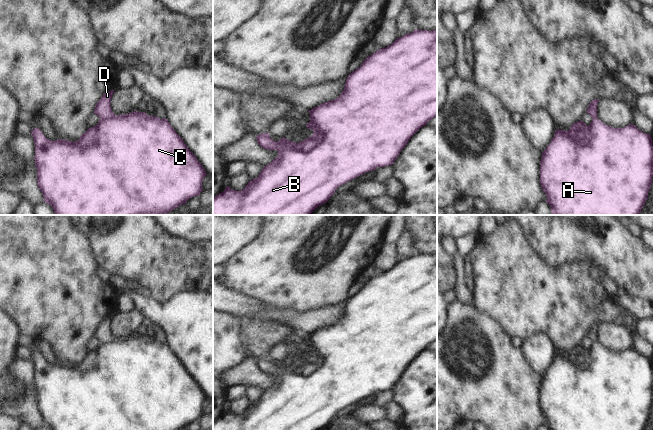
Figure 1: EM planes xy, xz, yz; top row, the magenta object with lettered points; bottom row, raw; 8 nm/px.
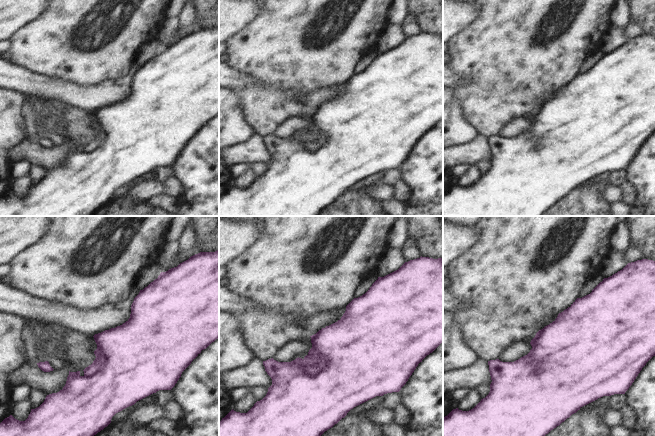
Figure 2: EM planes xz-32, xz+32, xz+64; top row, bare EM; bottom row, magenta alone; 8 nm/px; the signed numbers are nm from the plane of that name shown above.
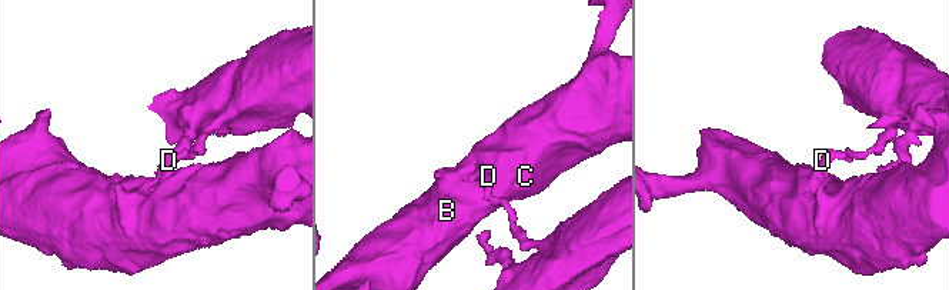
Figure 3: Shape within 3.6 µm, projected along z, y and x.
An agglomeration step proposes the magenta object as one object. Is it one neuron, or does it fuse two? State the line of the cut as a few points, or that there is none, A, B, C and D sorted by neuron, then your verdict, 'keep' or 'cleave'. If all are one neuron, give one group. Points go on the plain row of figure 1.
xz (309, 346), (321, 356), (321, 363), (309, 374), (297, 374) | A B C / D | cleave

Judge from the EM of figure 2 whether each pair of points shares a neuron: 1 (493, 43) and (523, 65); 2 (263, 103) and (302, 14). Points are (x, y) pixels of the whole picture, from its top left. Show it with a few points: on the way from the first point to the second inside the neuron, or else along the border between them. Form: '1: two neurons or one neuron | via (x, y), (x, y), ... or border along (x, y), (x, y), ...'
1: one neuron | via (500, 50), (510, 52), (516, 58)
2: one neuron | via (274, 81), (283, 55), (302, 36)

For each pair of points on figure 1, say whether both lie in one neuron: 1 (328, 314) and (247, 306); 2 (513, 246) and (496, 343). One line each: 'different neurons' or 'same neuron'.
1: same neuron
2: different neurons

